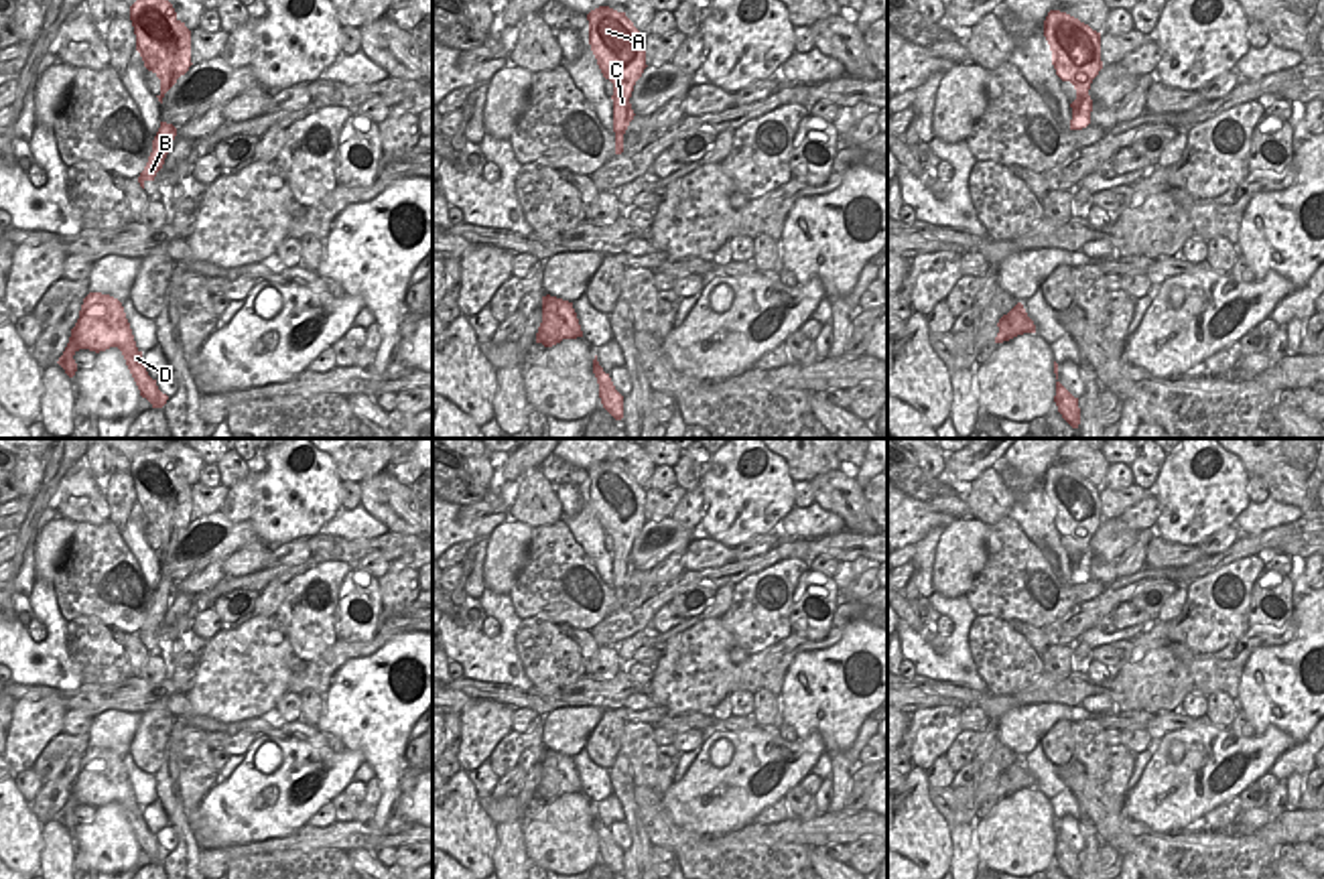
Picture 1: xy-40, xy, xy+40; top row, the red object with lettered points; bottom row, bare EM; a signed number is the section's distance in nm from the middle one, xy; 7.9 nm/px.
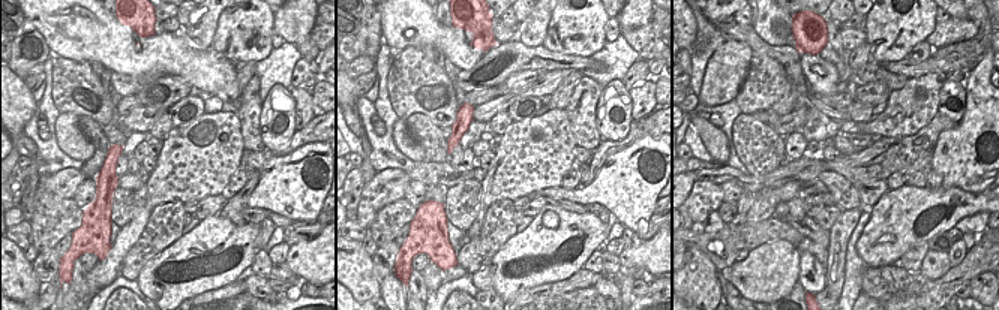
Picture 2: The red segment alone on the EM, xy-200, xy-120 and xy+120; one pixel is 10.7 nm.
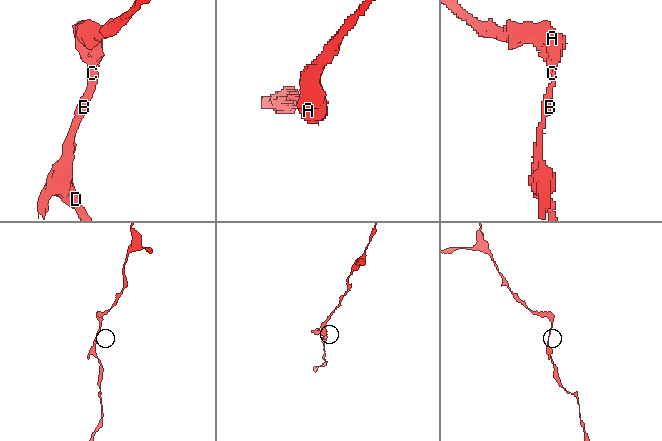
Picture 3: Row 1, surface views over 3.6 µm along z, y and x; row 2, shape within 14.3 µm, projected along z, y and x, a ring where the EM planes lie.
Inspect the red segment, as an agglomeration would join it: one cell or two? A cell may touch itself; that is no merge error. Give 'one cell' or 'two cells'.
one cell

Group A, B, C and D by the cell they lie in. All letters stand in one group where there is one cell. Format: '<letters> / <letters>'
A B C D

